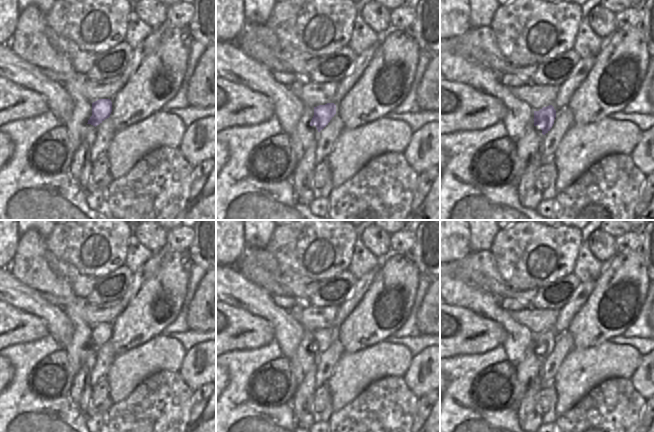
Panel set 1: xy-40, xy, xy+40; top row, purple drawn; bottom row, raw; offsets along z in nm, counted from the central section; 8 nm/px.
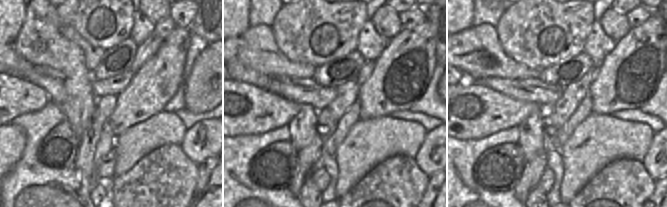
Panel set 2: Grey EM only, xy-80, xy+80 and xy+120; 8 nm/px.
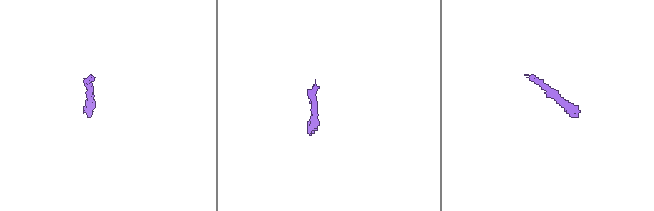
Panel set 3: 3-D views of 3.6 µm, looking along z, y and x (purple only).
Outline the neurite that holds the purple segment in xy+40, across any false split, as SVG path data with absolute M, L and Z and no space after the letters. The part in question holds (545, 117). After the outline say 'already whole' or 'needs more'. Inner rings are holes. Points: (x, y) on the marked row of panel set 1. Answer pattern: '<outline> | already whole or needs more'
M552 105L534 111L534 126L536 132L543 137L550 131L556 118L556 110Z | needs more

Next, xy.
M334 103L314 107L314 116L310 122L312 132L318 135L318 133L328 125L335 114L336 105Z | needs more

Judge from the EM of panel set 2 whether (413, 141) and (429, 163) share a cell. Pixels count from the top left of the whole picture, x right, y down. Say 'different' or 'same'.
different

